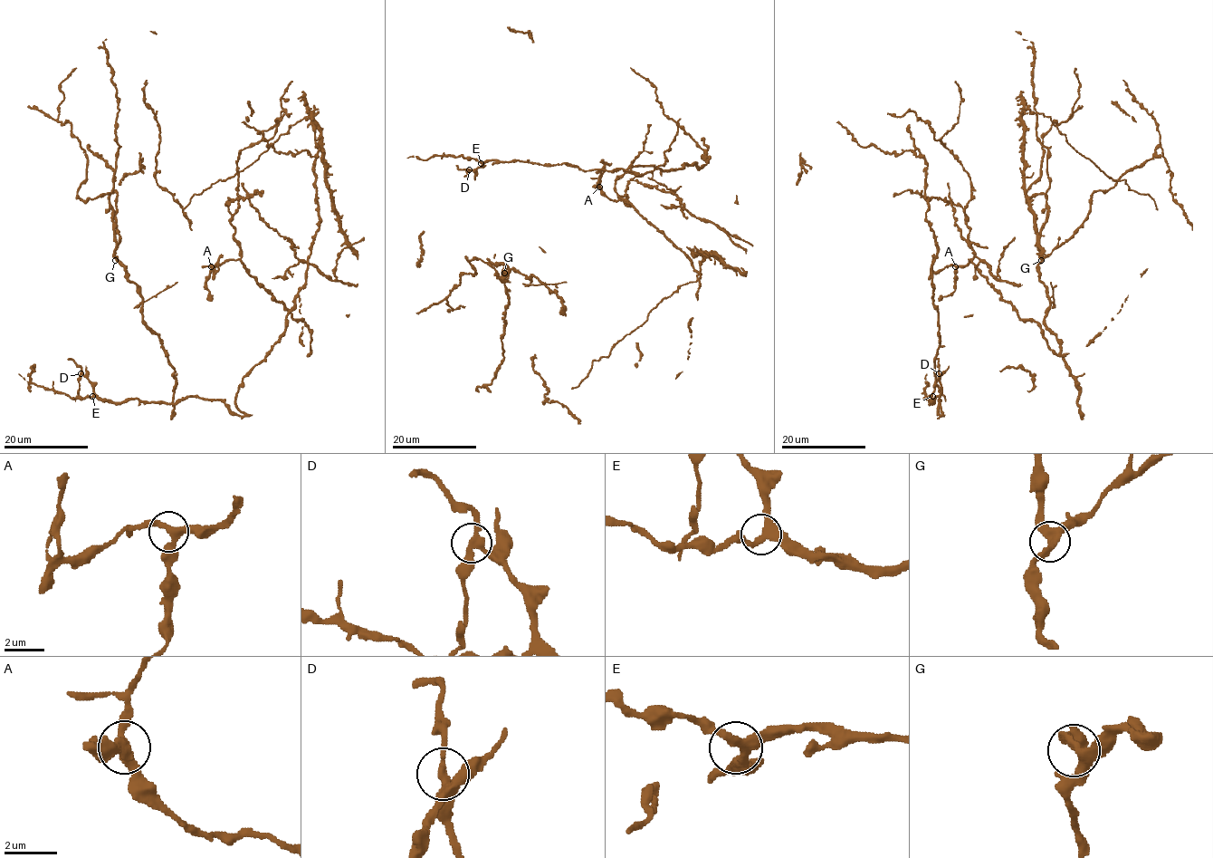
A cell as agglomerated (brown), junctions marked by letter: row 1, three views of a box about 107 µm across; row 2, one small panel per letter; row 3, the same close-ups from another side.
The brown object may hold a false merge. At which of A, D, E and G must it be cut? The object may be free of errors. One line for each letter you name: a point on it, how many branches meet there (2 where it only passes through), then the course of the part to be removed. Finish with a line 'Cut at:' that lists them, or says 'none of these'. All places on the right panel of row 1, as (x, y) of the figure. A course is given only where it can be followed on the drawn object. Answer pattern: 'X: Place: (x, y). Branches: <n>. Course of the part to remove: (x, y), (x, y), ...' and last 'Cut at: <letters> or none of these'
D: Place: (939, 373). Branches: 3. Course of the part to remove: (939, 373), (946, 400)
Cut at: D

